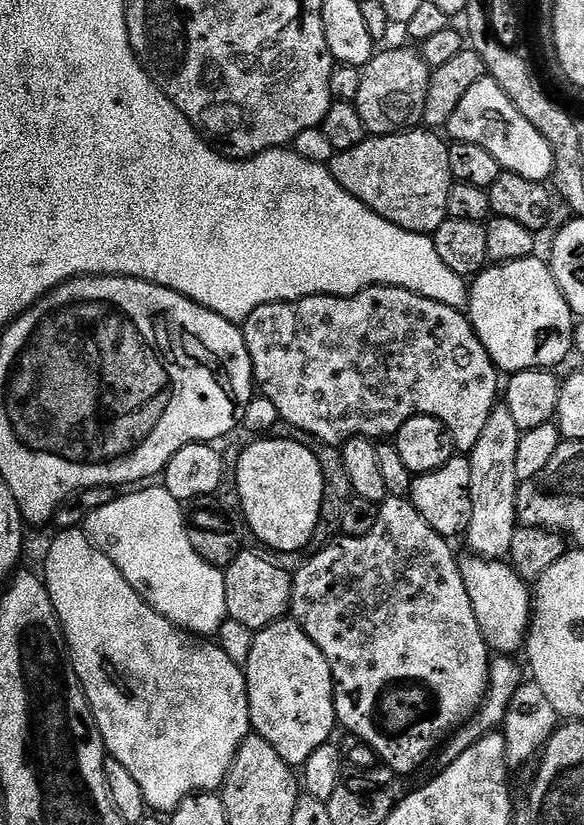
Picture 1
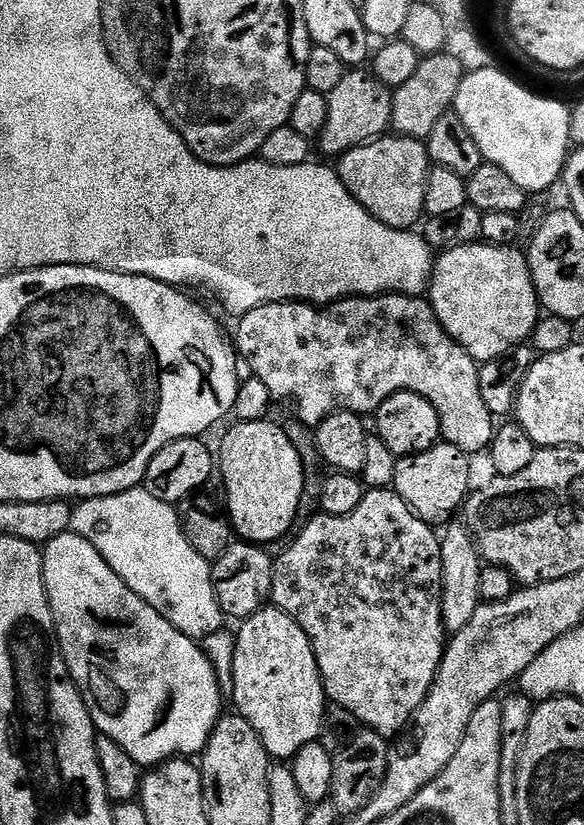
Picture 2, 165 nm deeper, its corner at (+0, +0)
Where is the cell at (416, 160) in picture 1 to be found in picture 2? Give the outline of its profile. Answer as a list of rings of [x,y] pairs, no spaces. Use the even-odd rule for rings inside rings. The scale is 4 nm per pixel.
[[[385,134],[345,152],[339,157],[335,170],[348,193],[387,228],[412,230],[417,227],[416,223],[421,223],[420,216],[425,215],[424,198],[430,171],[425,141]]]

